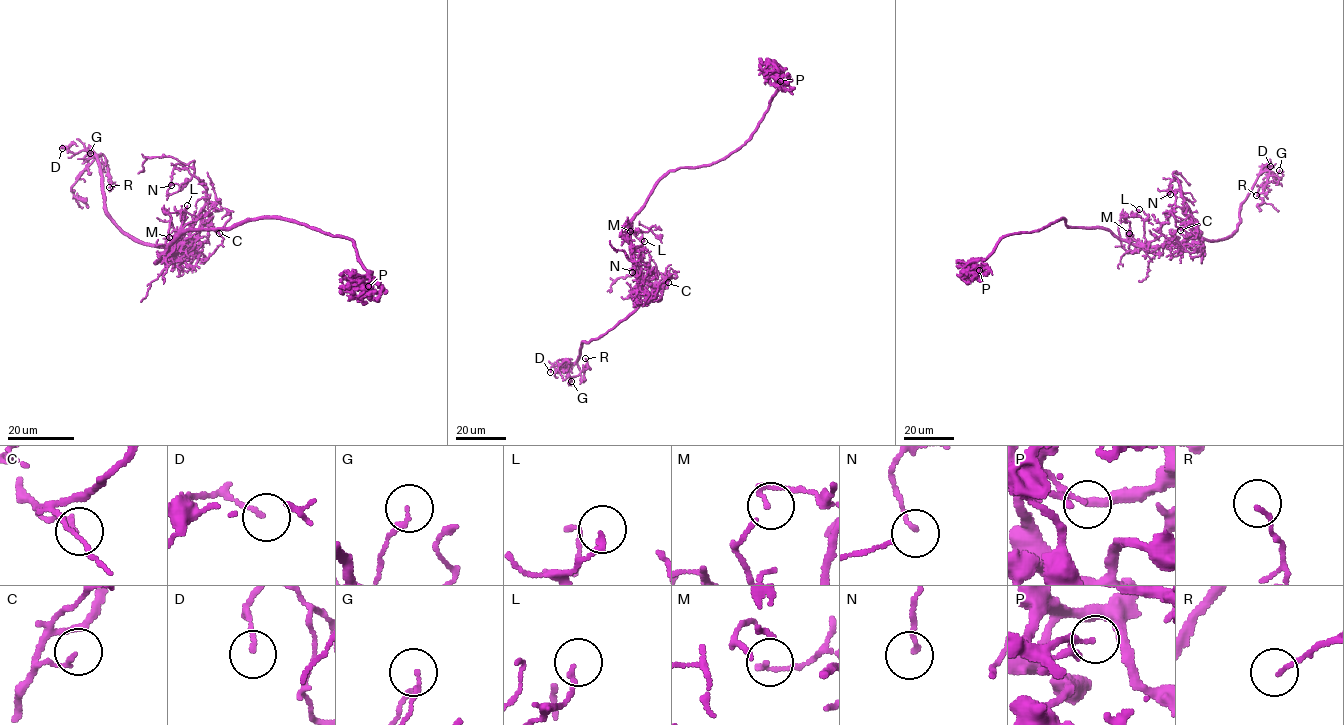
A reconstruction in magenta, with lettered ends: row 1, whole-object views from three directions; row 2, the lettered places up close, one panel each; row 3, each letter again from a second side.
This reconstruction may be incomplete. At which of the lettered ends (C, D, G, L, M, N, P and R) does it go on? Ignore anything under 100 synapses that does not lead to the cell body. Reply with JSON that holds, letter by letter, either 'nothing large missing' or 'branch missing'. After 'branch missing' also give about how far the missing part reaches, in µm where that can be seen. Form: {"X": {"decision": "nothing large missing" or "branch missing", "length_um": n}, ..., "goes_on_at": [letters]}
{"C": {"decision": "nothing large missing"}, "D": {"decision": "nothing large missing"}, "G": {"decision": "branch missing", "length_um": 70}, "L": {"decision": "nothing large missing"}, "M": {"decision": "nothing large missing"}, "N": {"decision": "nothing large missing"}, "P": {"decision": "nothing large missing"}, "R": {"decision": "nothing large missing"}, "goes_on_at": ["G"]}

